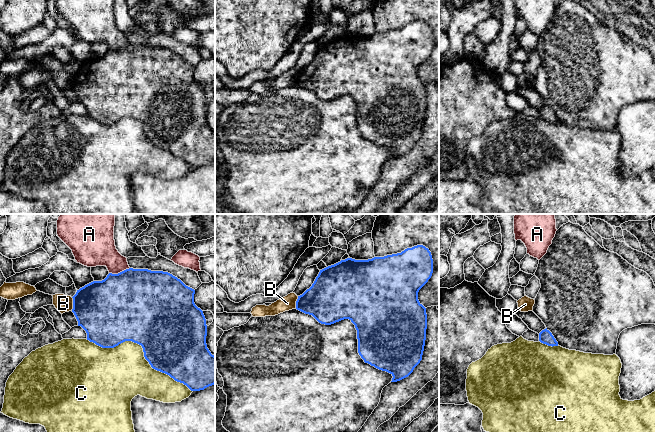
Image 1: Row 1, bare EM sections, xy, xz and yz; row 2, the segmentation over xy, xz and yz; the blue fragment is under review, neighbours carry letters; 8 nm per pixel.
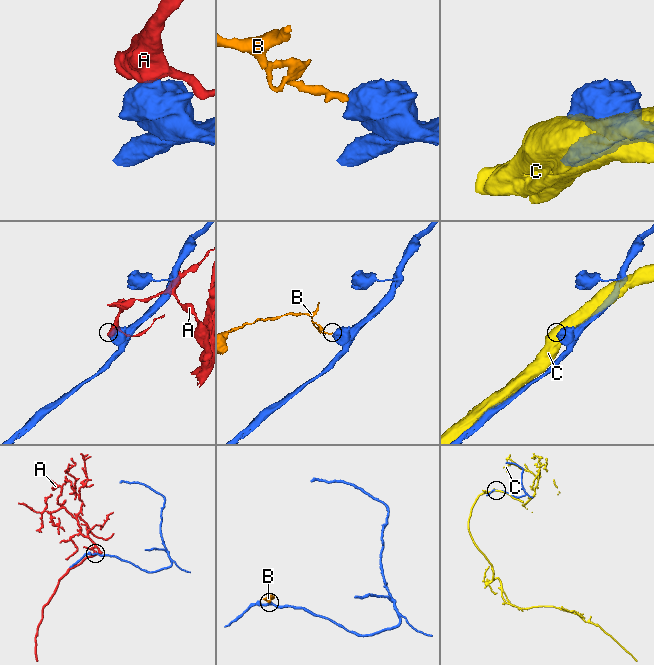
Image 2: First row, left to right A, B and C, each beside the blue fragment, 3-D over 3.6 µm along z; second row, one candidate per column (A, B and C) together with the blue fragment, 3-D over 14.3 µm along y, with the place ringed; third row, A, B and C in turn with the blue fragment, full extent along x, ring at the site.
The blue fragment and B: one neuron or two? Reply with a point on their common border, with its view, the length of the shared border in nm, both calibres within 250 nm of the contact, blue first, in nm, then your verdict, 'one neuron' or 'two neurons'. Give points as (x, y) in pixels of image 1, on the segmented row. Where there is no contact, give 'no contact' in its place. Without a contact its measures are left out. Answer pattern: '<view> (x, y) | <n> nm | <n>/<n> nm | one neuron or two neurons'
xy (73, 304) | 110 nm | 460/140 nm | two neurons

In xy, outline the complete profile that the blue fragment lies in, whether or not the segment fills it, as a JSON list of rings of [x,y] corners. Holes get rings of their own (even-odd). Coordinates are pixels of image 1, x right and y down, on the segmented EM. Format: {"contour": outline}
{"contour": [[[126,269],[118,274],[109,273],[102,281],[93,281],[77,290],[73,298],[73,309],[78,326],[81,326],[87,333],[87,340],[102,348],[114,348],[125,341],[132,341],[142,346],[144,357],[151,367],[165,373],[175,381],[183,383],[191,391],[200,391],[215,384],[215,356],[211,354],[206,344],[207,325],[203,311],[194,303],[195,290],[186,286],[180,279],[168,272],[151,271],[148,269]]]}

